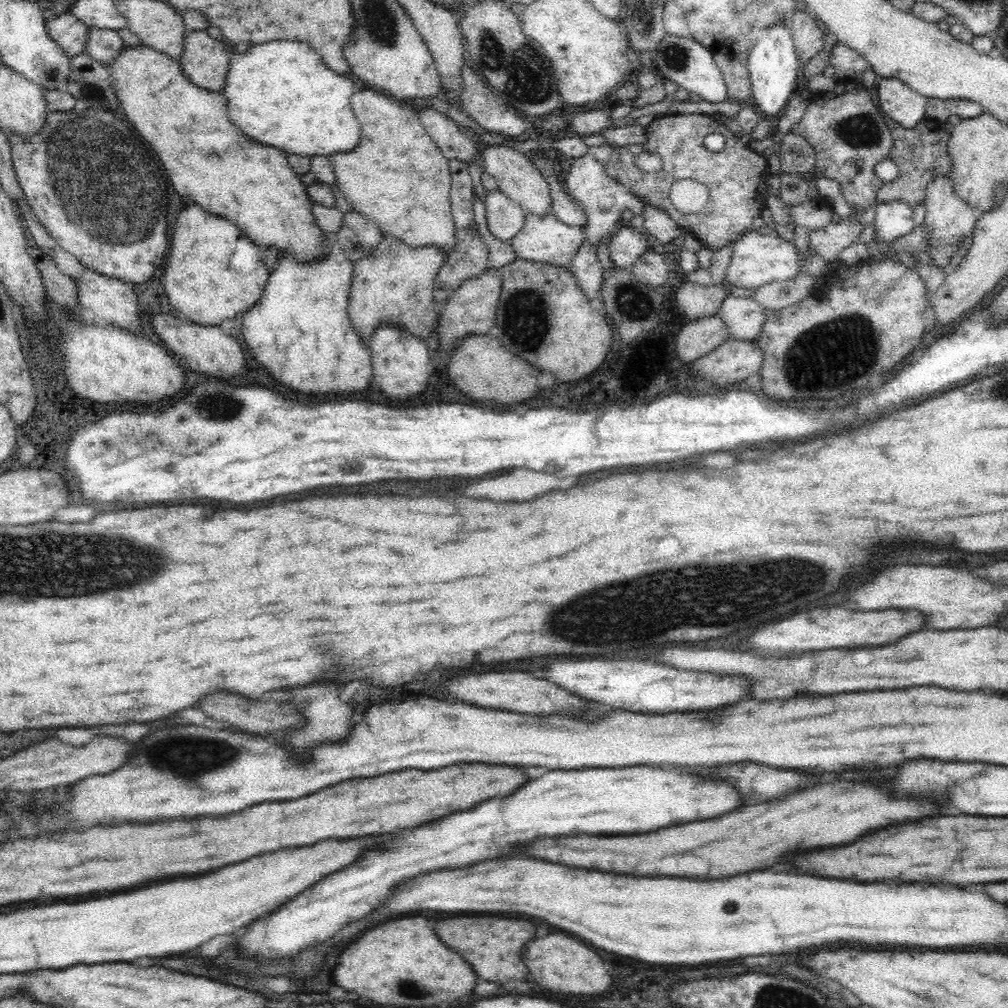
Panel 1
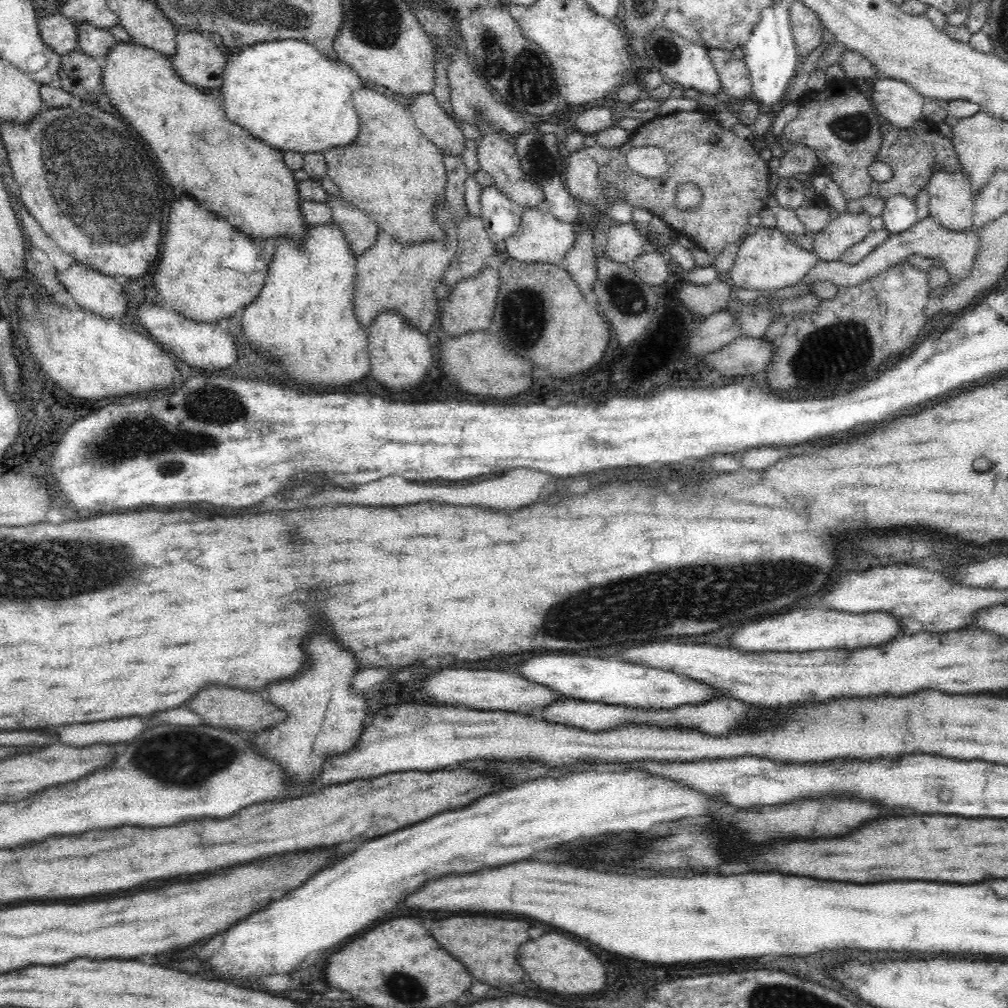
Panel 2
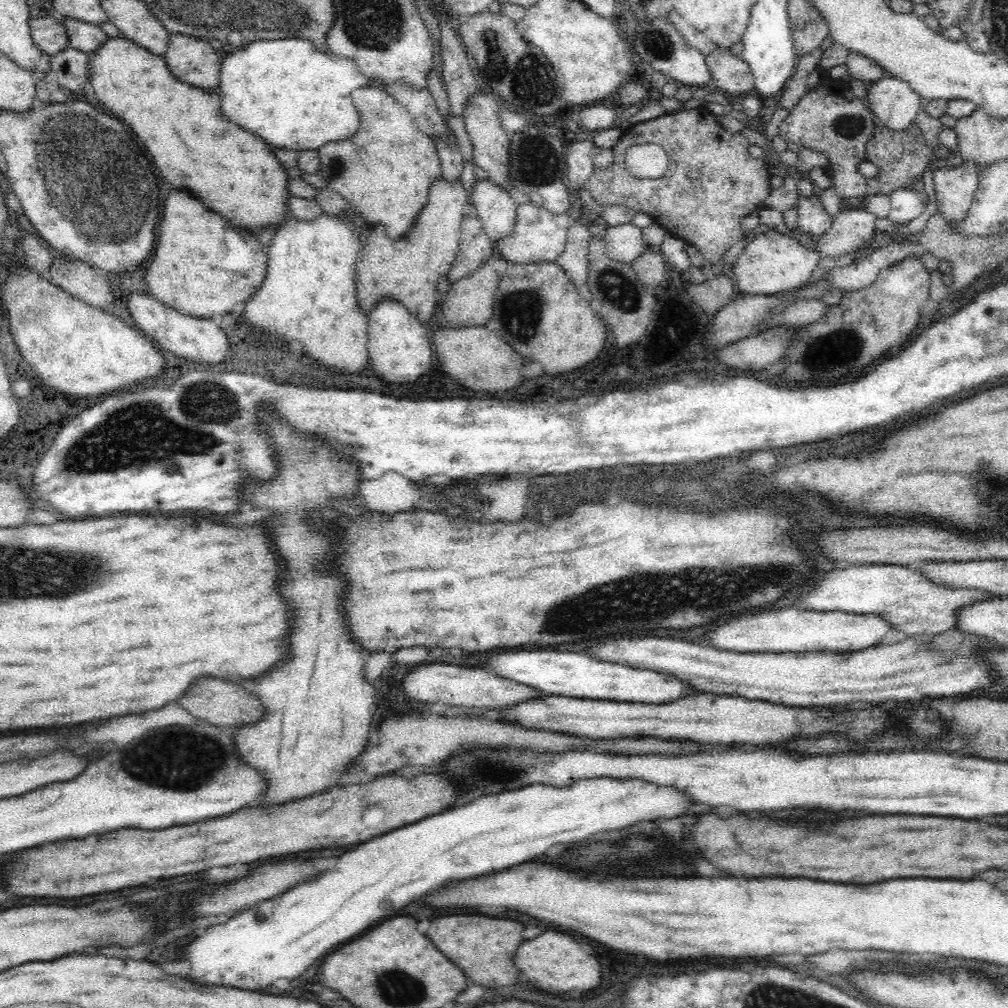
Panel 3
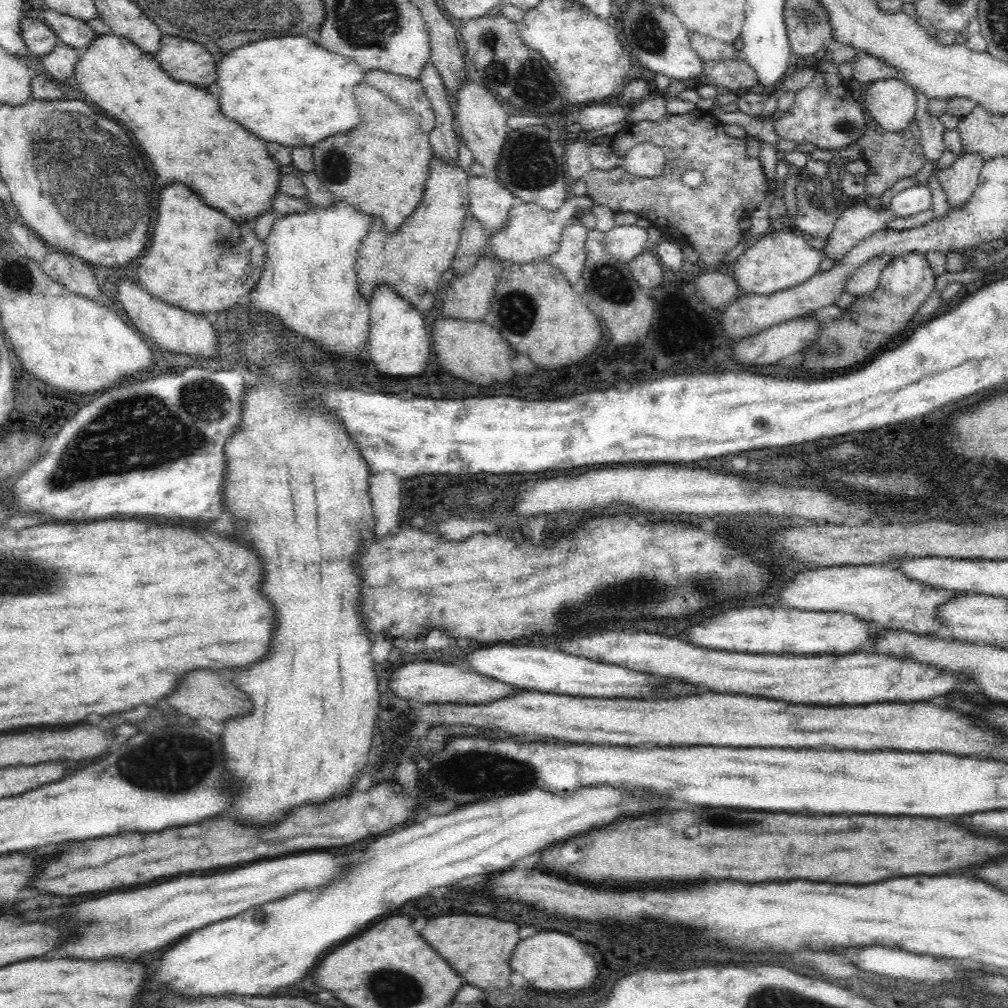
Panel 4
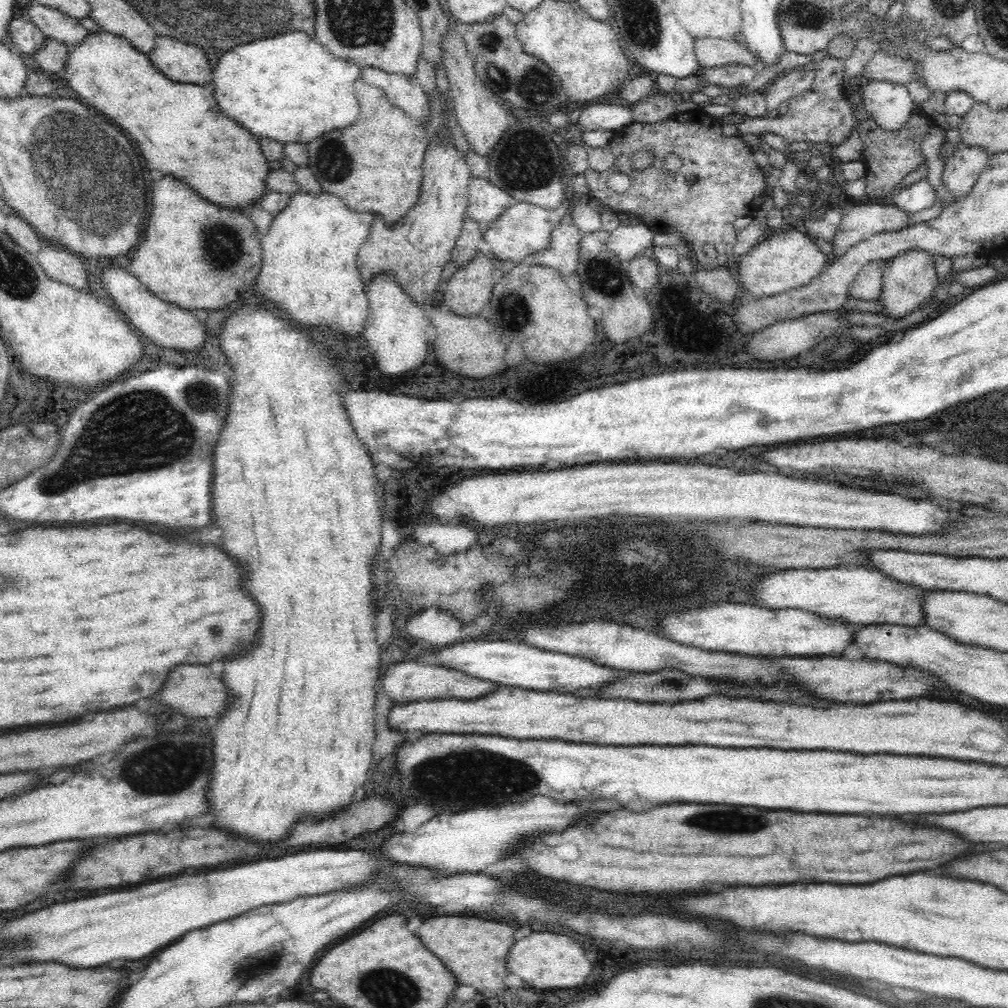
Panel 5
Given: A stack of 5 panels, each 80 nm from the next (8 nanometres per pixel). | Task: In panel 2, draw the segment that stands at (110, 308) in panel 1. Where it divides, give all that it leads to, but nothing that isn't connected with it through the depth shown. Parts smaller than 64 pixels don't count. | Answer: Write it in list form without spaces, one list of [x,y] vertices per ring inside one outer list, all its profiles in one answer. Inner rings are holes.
[[[76,260],[67,269],[56,270],[54,275],[62,289],[88,312],[123,321],[127,302],[122,294],[121,280],[92,270]]]

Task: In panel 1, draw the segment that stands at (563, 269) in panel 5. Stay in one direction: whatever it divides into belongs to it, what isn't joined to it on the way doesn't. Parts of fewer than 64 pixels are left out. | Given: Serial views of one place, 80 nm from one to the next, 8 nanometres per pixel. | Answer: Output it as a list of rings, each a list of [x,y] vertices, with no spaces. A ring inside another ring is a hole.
[[[585,238],[580,242],[580,248],[573,255],[568,270],[572,272],[578,286],[588,298],[598,296],[604,269],[596,257],[595,247],[591,242]]]

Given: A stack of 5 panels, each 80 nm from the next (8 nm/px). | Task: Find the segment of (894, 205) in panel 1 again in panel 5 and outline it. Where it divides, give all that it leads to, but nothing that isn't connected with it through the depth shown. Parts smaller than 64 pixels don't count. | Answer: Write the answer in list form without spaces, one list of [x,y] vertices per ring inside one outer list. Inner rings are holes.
[[[926,177],[900,188],[900,191],[893,195],[893,204],[904,212],[914,214],[931,207],[936,202],[936,195],[936,189]]]

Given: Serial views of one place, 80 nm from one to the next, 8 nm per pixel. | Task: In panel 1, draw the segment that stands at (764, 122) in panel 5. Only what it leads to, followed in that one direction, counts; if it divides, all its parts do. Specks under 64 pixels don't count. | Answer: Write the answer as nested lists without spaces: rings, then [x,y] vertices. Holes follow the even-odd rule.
[[[857,84],[849,86],[844,94],[820,94],[820,98],[810,102],[804,116],[790,126],[790,133],[804,137],[814,149],[814,180],[824,176],[838,181],[842,196],[859,214],[877,202],[876,190],[883,184],[874,173],[874,166],[886,159],[892,146],[892,135],[885,119],[881,110],[876,108],[876,102],[872,102],[872,94],[862,84]]]

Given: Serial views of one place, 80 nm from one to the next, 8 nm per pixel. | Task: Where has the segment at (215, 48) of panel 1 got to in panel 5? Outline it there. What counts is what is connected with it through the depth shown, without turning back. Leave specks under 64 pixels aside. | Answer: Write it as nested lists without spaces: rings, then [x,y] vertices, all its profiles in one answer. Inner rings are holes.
[[[157,35],[147,55],[169,80],[204,86],[213,81],[214,58],[206,56],[202,47]]]

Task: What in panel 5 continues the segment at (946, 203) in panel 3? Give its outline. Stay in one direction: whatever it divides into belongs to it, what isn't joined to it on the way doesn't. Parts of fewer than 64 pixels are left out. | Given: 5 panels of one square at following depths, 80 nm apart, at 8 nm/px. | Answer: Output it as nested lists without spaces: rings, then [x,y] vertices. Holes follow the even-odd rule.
[[[962,142],[945,162],[942,181],[951,196],[968,194],[978,176],[988,164],[990,154],[982,146],[970,146]]]

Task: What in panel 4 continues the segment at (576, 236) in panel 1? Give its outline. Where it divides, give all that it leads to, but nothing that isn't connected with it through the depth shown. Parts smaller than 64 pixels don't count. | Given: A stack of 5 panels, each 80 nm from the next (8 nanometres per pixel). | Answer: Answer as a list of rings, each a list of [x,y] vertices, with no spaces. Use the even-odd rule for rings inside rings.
[[[568,196],[558,210],[550,212],[536,203],[523,202],[521,205],[512,206],[508,212],[505,226],[502,231],[494,234],[487,234],[487,242],[490,246],[490,253],[501,262],[508,264],[526,264],[544,260],[552,252],[558,250],[560,244],[560,233],[572,223],[576,215],[575,209],[578,206],[590,209],[594,205],[593,200],[588,196]]]

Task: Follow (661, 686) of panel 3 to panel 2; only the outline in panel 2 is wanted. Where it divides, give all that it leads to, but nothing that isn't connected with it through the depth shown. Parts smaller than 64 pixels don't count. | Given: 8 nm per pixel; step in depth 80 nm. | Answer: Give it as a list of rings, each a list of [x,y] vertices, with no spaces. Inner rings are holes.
[[[540,654],[524,662],[516,662],[516,672],[522,678],[560,693],[564,698],[600,701],[632,708],[676,708],[680,704],[702,704],[722,698],[716,689],[690,677],[672,671],[627,663],[614,658],[592,658],[574,654]]]

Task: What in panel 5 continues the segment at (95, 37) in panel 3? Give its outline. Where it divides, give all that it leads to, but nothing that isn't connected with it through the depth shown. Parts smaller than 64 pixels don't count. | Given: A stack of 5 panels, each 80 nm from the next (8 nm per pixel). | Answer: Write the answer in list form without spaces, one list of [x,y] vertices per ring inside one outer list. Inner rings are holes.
[[[36,1],[31,2],[27,8],[28,14],[25,18],[28,21],[32,21],[47,37],[59,40],[67,46],[82,42],[89,32],[78,23],[78,19]]]

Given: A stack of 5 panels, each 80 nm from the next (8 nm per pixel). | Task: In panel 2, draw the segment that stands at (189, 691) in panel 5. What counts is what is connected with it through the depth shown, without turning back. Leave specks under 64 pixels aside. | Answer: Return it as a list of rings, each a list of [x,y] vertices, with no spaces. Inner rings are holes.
[[[214,684],[202,688],[192,700],[188,700],[186,706],[212,726],[238,727],[250,732],[260,732],[260,730],[272,726],[274,722],[280,722],[286,718],[286,712],[276,708],[270,701],[262,700],[256,692],[244,692],[244,690],[236,690],[236,688],[228,688],[228,686],[214,686]]]

